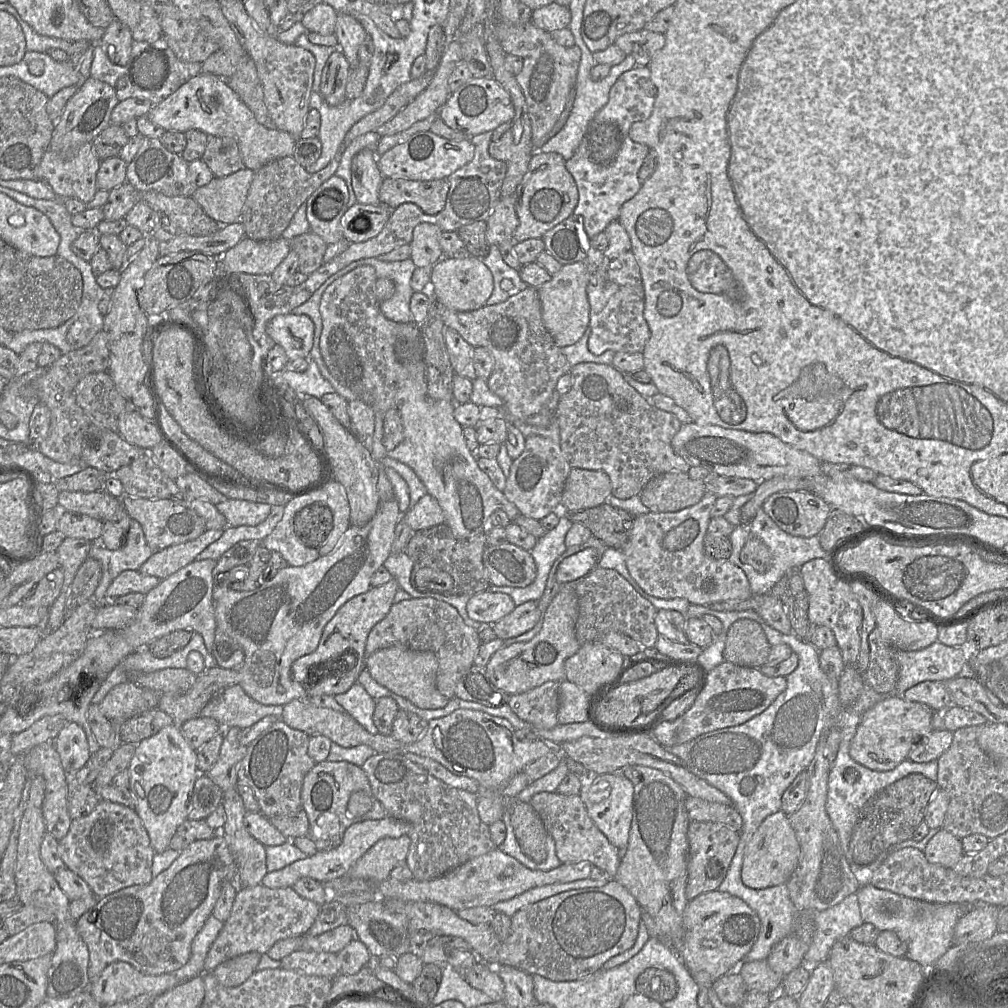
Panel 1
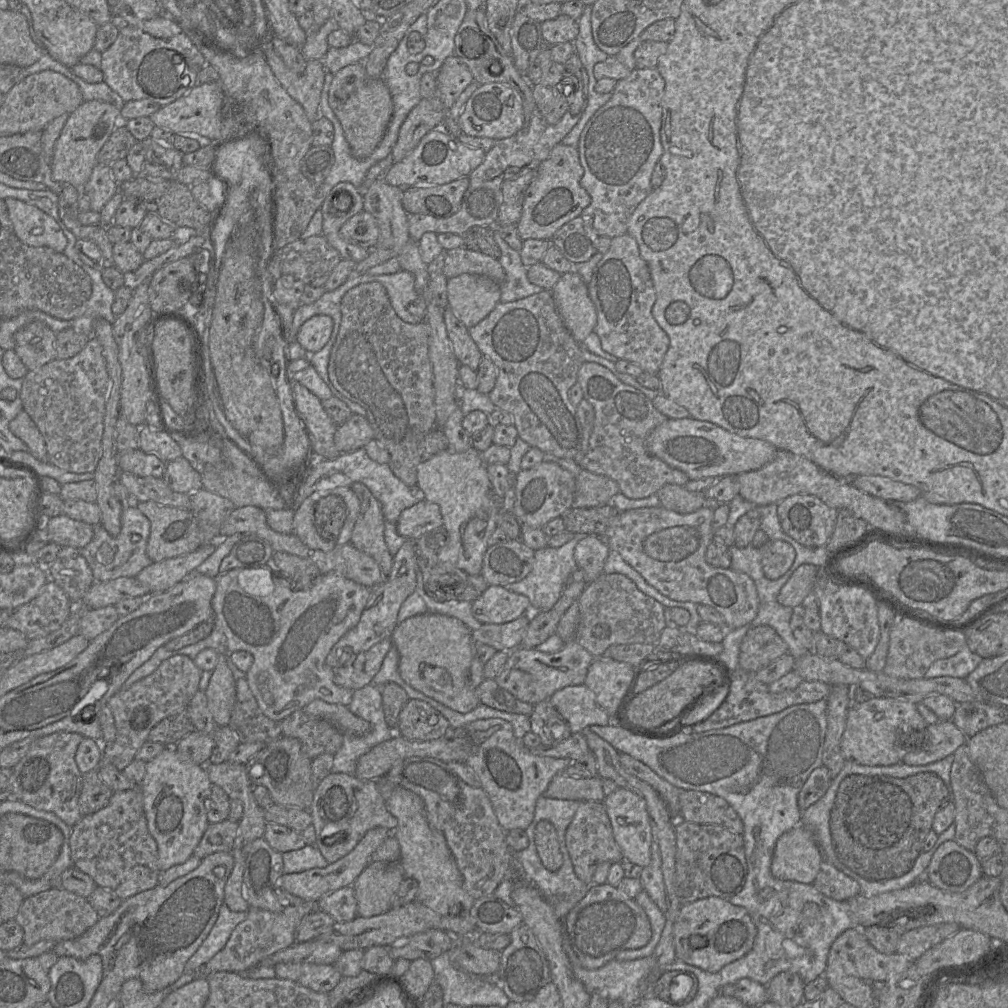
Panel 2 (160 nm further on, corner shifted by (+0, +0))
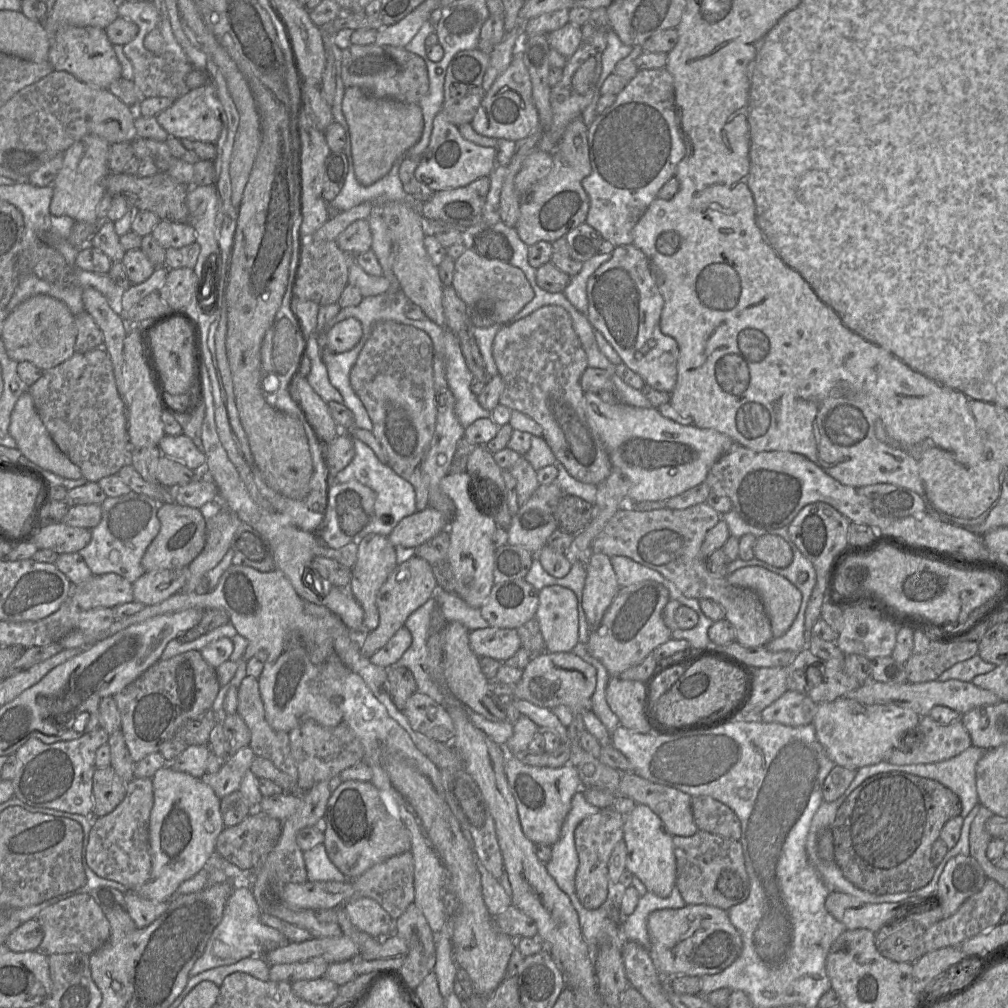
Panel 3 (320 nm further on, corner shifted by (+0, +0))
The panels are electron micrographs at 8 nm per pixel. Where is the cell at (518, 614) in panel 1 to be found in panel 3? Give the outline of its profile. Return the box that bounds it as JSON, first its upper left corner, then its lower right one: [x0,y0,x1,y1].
[469,627,521,663]

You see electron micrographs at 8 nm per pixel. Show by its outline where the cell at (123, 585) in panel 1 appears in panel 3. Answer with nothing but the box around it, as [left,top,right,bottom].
[71,573,134,610]

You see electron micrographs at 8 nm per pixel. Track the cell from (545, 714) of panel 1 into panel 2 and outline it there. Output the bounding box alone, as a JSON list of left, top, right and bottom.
[530,699,571,745]

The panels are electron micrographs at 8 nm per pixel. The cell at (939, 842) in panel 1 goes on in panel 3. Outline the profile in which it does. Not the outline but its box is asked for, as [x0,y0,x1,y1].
[935,855,987,918]

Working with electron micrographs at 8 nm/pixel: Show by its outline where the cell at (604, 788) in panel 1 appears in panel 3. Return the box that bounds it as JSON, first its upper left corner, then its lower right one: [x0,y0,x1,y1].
[623,804,676,898]

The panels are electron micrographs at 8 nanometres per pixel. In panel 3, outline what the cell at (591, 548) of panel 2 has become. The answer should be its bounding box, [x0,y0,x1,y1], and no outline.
[582,551,620,632]

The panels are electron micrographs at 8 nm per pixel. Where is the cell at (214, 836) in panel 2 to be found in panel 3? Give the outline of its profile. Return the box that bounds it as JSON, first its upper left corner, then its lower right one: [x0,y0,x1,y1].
[215,809,283,871]

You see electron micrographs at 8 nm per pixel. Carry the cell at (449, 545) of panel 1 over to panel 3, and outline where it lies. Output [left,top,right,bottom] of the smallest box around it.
[415,529,454,590]

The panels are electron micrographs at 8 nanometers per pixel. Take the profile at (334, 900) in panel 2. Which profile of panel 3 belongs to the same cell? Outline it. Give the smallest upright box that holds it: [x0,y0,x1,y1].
[343,898,395,939]

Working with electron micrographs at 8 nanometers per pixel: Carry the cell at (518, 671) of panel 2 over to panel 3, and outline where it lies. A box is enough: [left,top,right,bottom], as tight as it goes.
[490,653,597,716]

